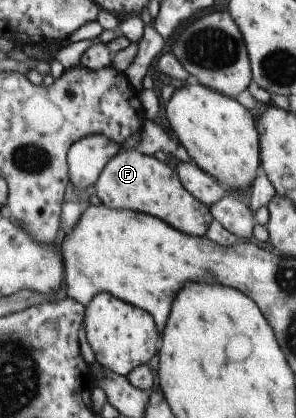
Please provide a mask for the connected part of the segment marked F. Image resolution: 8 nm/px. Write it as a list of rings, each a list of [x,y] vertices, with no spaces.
[[[120,149],[100,170],[94,182],[96,197],[112,210],[130,210],[156,217],[190,236],[204,237],[213,218],[208,207],[196,200],[179,181],[174,165],[134,149]]]

